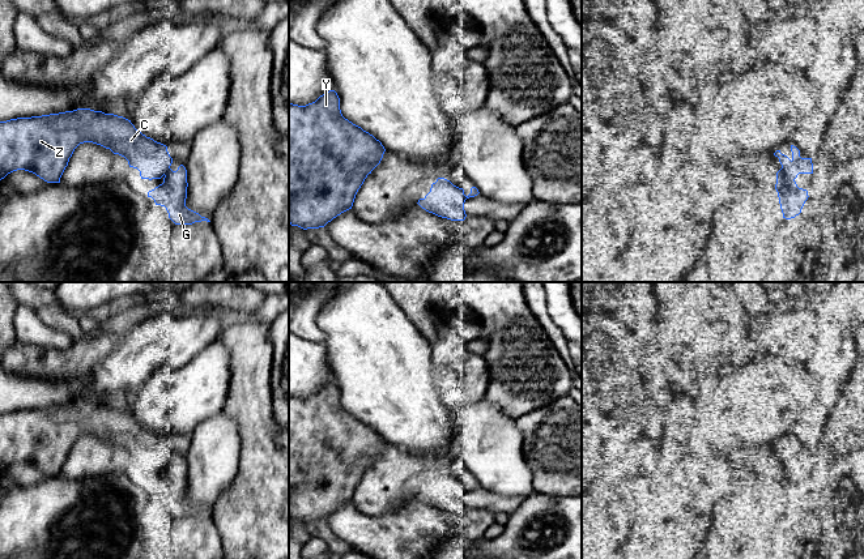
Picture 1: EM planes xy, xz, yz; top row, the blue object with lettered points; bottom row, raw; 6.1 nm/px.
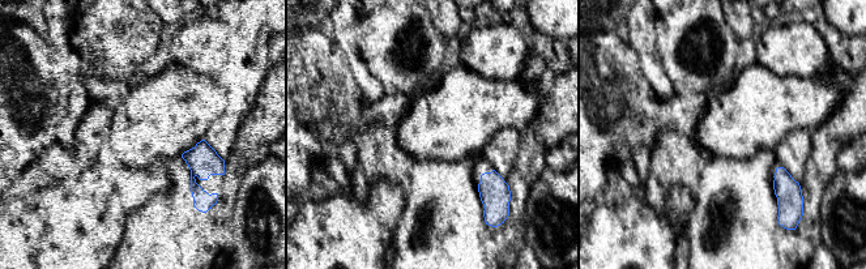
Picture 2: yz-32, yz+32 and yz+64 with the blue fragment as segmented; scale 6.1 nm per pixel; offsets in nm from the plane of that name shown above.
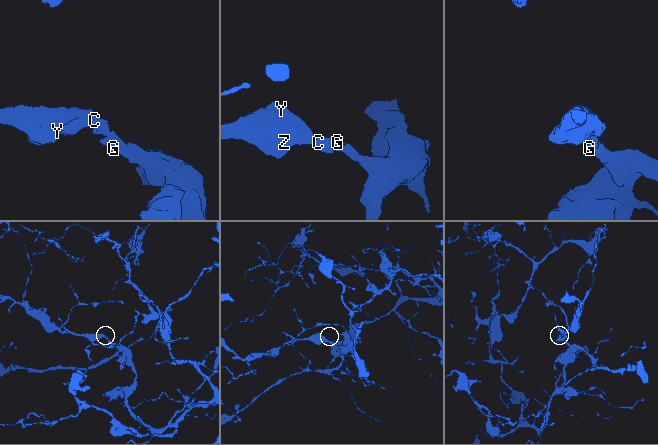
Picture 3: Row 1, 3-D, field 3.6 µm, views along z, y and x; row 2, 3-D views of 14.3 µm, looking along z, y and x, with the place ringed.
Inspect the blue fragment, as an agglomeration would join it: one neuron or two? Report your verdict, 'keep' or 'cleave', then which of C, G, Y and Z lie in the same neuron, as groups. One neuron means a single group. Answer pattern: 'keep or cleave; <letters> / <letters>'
keep; C G Y Z

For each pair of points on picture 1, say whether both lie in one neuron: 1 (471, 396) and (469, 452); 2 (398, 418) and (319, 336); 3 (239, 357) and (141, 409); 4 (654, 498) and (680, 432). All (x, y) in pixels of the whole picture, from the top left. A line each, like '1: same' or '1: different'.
1: different
2: different
3: different
4: different

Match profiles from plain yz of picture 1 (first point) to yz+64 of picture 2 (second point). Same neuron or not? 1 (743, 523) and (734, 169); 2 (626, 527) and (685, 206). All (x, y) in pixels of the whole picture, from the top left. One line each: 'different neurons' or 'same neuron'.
1: same neuron
2: same neuron

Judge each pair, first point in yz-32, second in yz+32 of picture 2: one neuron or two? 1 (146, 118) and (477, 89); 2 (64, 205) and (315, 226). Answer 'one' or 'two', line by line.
1: one
2: one

